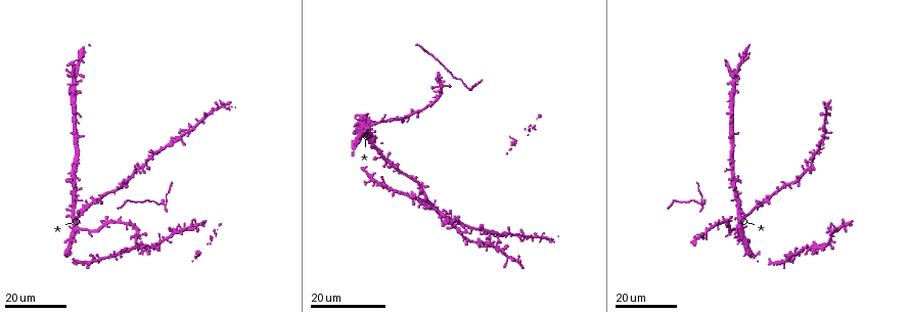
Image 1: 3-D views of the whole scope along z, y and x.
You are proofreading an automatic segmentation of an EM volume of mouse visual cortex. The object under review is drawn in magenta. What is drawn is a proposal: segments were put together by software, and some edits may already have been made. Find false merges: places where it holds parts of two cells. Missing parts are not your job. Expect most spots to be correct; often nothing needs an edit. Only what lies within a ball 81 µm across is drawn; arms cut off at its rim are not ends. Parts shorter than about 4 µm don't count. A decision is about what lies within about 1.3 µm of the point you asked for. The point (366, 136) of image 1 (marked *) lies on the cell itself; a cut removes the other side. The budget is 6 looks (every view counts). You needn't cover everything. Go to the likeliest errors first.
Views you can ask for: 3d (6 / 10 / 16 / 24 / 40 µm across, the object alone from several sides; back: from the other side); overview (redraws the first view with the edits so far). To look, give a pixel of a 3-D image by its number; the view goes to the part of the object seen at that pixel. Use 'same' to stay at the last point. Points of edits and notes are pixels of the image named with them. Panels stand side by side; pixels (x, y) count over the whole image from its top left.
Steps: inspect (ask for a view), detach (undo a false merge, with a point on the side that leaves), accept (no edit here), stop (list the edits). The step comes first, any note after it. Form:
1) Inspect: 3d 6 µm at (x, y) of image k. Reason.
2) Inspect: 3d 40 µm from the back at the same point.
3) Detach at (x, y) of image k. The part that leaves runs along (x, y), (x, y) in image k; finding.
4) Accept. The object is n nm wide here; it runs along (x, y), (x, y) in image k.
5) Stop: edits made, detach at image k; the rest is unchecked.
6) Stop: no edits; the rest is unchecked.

Inspect: 3d 16 µm at (701, 205) of image 1. Arms part here.

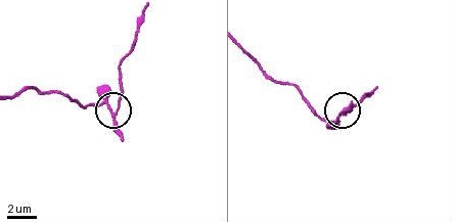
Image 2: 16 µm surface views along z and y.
Inspect: 3d 6 µm at the same point.

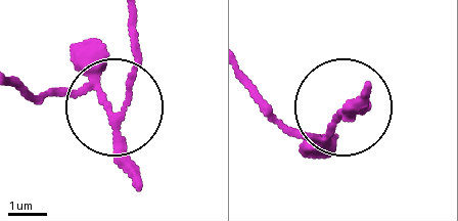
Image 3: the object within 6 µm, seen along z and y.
Detach at (41, 103) of image 3. The part that leaves runs along (89, 86), (24, 89) in image 3; a second cell is stuck on.

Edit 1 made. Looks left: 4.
Inspect: 3d 24 µm at (76, 228) of image 1.

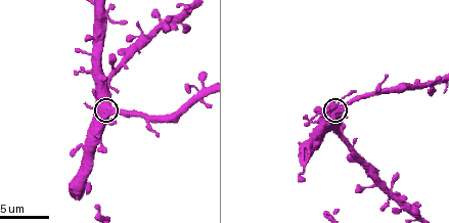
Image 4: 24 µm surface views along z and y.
Inspect: 3d 6 µm at (114, 111) of image 4.

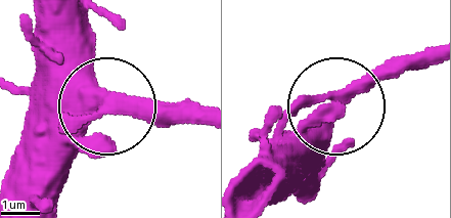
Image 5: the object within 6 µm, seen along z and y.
Inspect: 3d 6 µm from the back at (331, 96) of image 5. Other side.

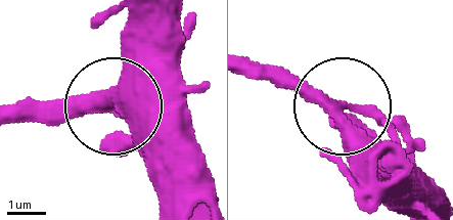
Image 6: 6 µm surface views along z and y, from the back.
Accept. The side arm is 64 µm long; it runs along (367, 203), (348, 118), (253, 62) in image 6; one cell here.

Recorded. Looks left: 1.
Stop: edits made, detach at image 3; the rest is unchecked.

